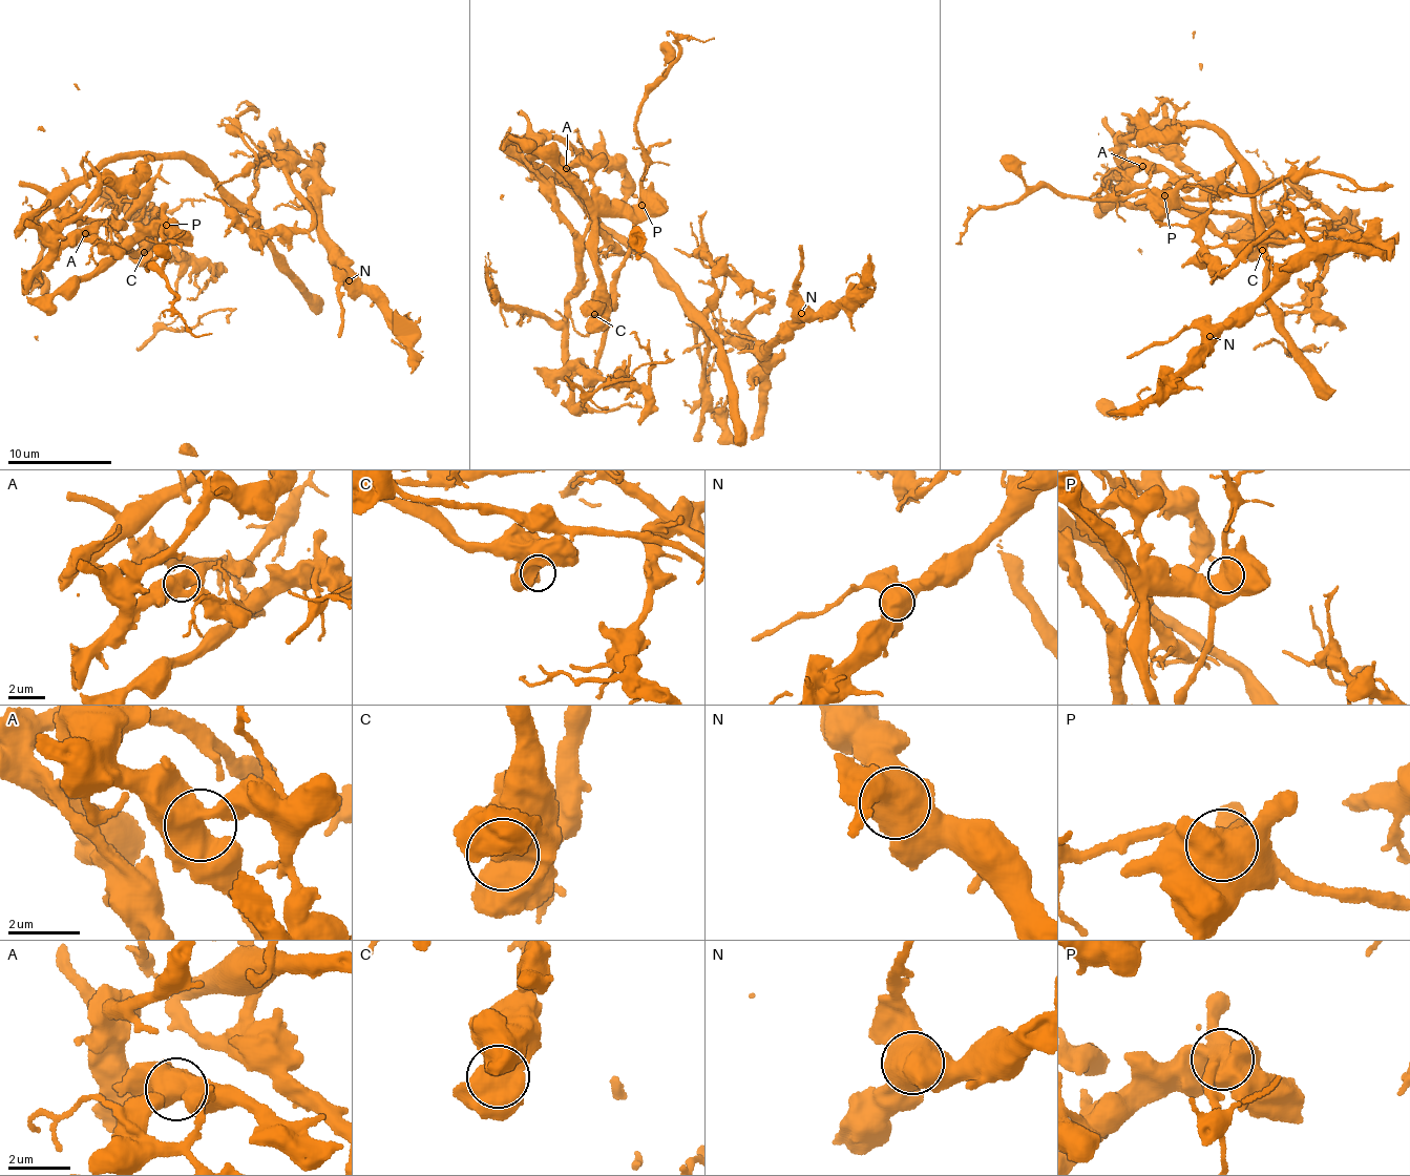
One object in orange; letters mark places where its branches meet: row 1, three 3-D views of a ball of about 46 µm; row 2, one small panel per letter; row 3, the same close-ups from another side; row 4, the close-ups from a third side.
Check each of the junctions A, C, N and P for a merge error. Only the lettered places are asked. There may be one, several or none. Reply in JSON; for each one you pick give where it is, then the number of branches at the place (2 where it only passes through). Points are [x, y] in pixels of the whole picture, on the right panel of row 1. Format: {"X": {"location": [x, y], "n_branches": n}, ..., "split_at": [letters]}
{"P": {"location": [1164, 195], "n_branches": 1}, "split_at": ["P"]}

